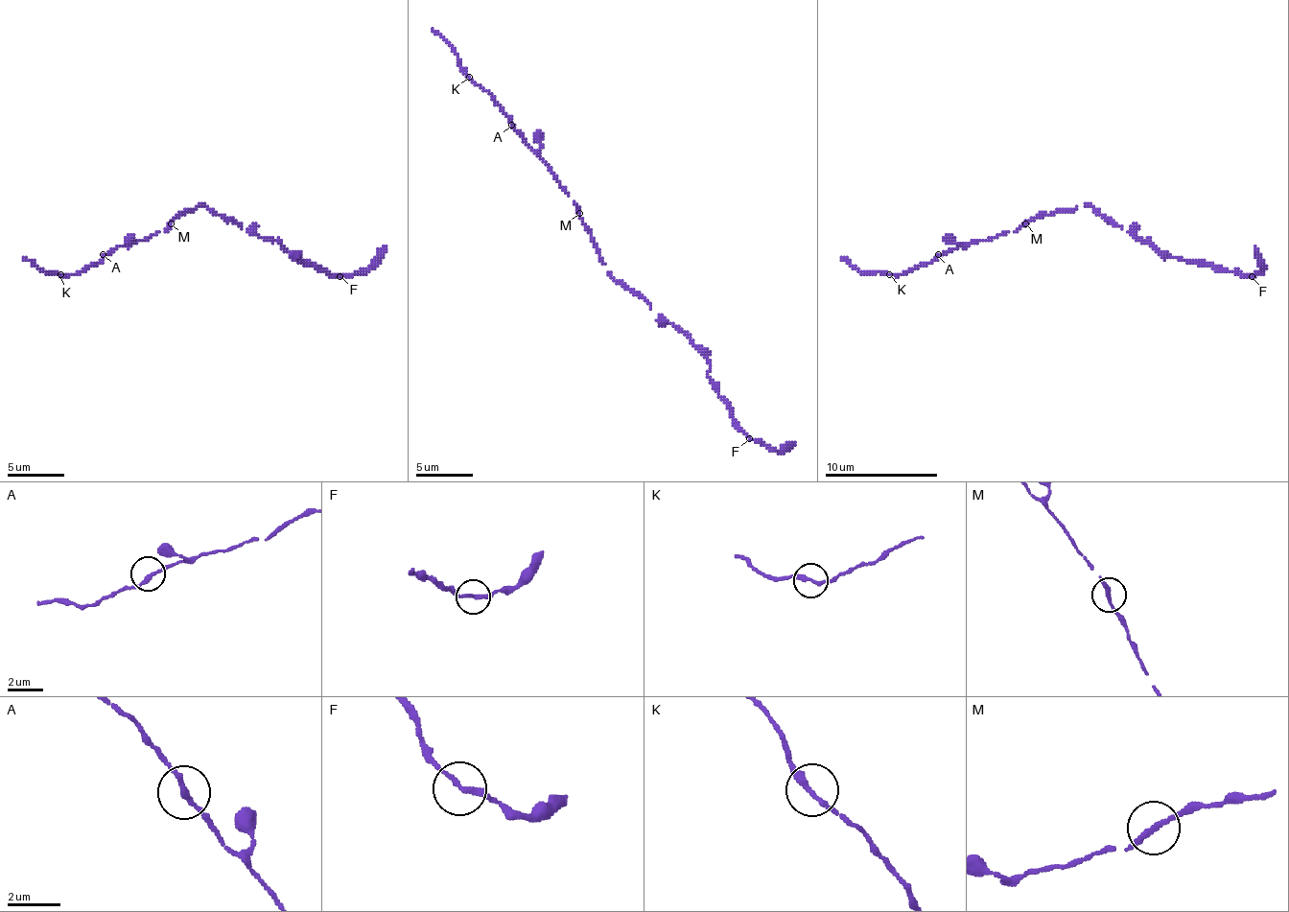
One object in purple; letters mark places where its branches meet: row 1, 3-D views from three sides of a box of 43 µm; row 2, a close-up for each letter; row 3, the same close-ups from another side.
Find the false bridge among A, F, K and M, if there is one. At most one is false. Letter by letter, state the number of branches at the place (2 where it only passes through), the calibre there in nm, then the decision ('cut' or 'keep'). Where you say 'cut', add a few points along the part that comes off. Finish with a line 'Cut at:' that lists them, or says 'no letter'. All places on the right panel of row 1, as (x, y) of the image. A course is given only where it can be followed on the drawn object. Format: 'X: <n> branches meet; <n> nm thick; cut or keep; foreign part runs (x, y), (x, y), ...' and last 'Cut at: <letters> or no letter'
A: 2 branches meet; 200 nm thick; keep
F: 2 branches meet; 200 nm thick; keep
K: 2 branches meet; 220 nm thick; keep
M: 2 branches meet; 200 nm thick; keep
Cut at: no letter

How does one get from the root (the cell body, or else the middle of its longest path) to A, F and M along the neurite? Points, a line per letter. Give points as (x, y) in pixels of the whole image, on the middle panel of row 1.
A: (602, 261), (591, 229), (579, 216), (579, 207), (560, 184), (551, 167), (511, 125)
F: (602, 261), (617, 281), (673, 323), (707, 360), (713, 388), (750, 439)
M: (602, 261), (591, 229), (579, 213)

